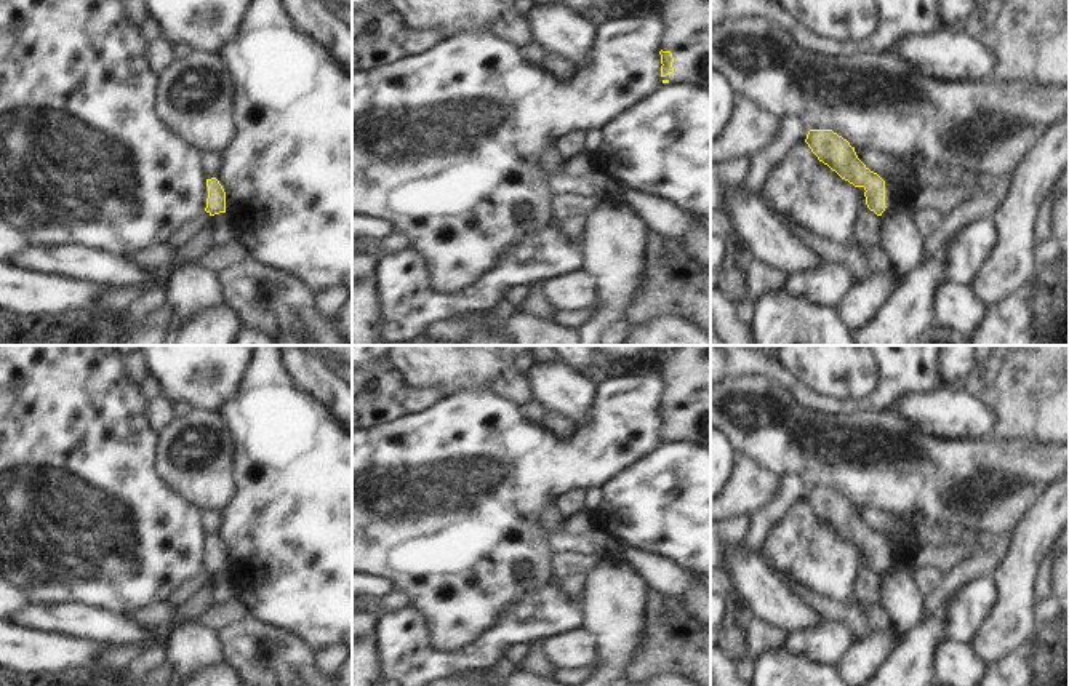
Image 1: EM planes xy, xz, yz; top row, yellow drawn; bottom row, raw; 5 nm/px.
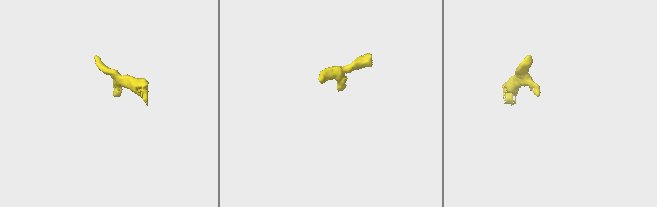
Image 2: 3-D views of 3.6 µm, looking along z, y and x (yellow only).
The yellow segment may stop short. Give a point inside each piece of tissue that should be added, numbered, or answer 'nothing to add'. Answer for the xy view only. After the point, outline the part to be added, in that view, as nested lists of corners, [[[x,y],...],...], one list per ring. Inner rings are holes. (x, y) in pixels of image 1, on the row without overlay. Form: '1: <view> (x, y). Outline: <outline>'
nothing to add.

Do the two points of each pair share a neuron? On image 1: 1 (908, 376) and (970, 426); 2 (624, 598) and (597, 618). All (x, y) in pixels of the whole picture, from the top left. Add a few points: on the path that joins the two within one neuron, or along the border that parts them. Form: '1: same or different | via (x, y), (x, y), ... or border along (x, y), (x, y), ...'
1: different | border along (940, 381), (932, 389), (901, 395), (892, 406)
2: same | via (618, 600), (604, 614)

